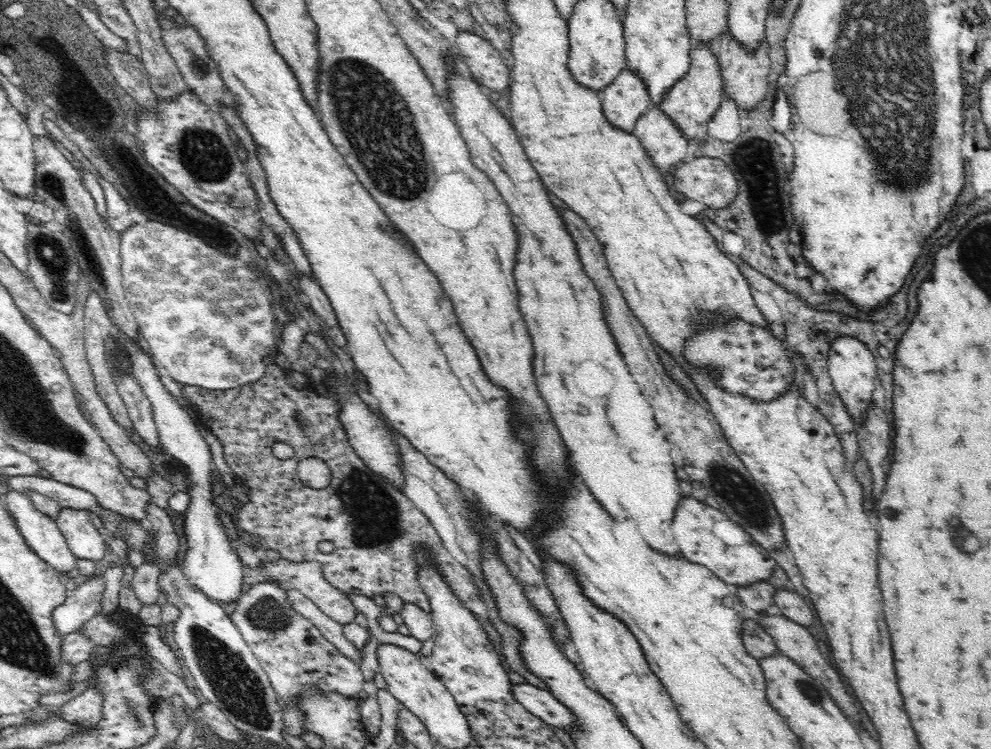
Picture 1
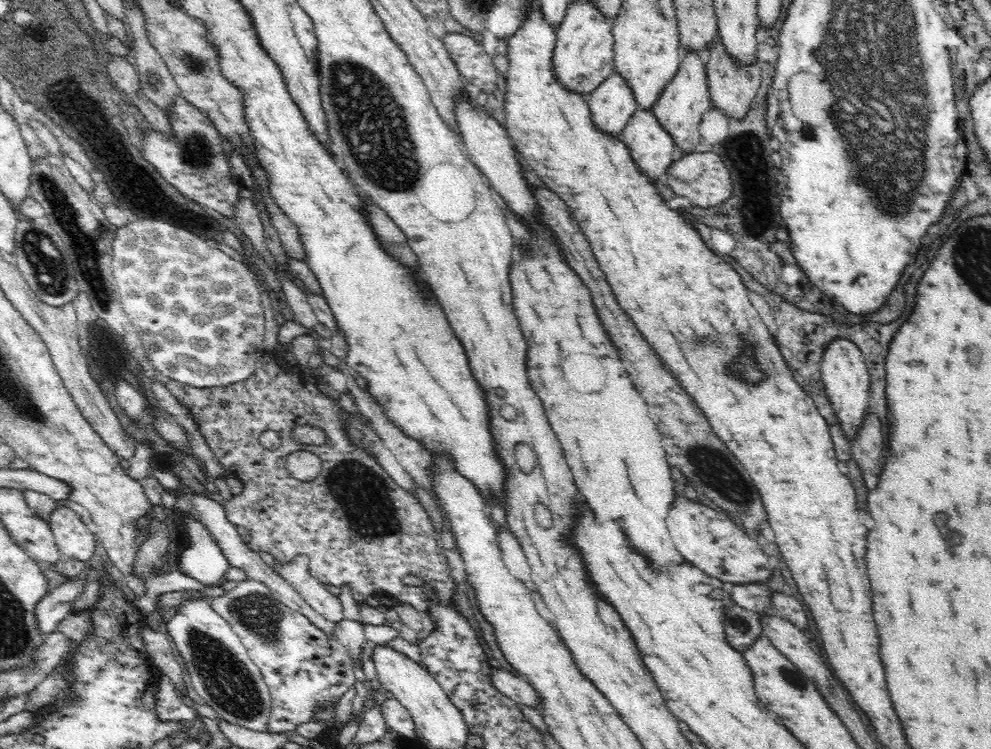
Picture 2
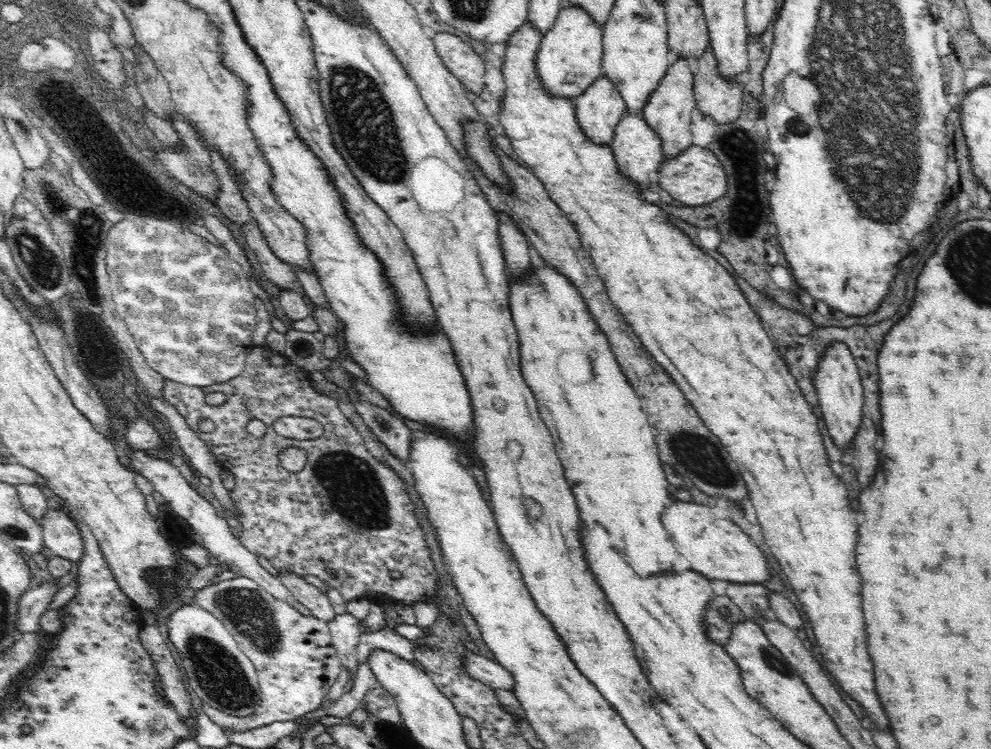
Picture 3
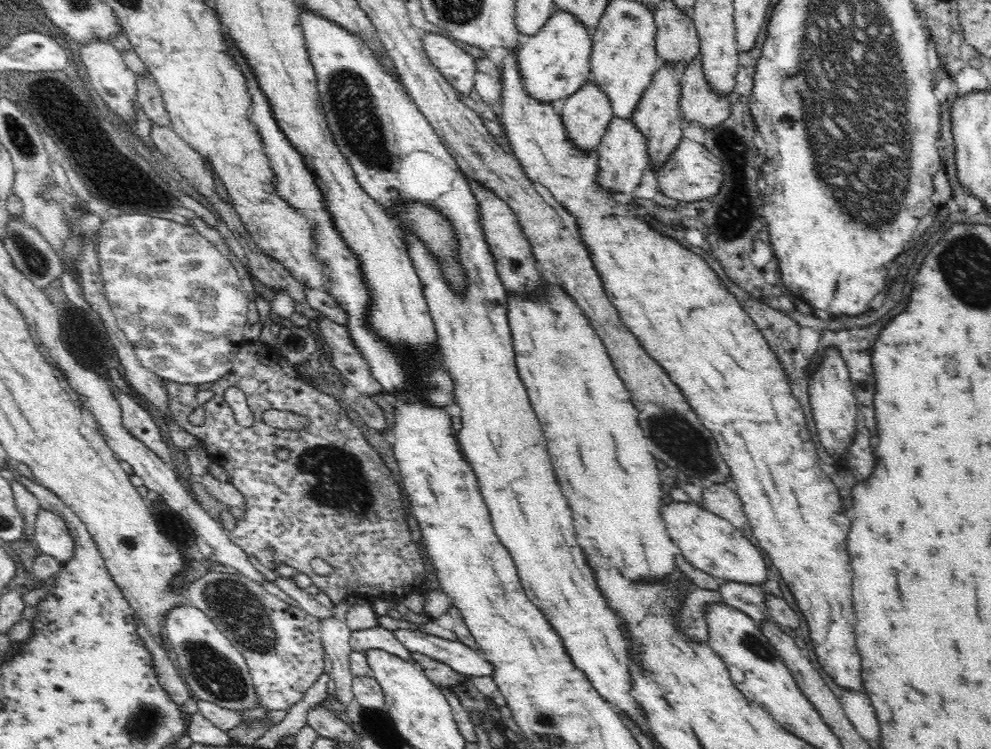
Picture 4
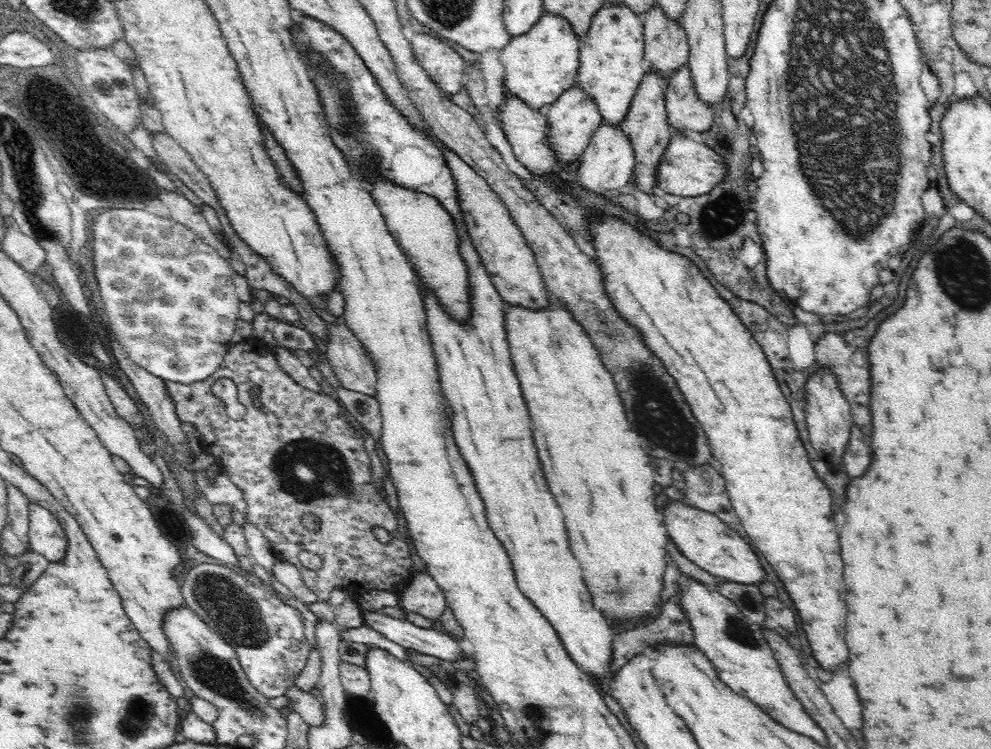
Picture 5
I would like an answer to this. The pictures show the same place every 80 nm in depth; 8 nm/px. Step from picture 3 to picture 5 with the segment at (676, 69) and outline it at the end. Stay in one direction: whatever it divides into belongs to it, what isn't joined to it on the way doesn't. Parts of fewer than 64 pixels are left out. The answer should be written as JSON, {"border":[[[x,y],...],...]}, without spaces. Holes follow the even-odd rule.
{"border":[[[650,72],[642,79],[631,105],[627,110],[625,119],[620,123],[621,130],[631,138],[633,150],[635,150],[635,174],[632,174],[632,183],[636,182],[643,192],[652,194],[652,188],[657,186],[656,173],[658,164],[666,152],[669,142],[674,140],[676,132],[668,120],[665,110],[665,92],[670,76]]]}

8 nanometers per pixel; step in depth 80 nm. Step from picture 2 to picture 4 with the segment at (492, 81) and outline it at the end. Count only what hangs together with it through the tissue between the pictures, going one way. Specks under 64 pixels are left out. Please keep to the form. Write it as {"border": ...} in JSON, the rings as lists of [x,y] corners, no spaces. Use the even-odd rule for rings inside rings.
{"border":[[[426,33],[422,44],[429,62],[445,76],[445,80],[458,92],[470,94],[475,88],[474,77],[478,72],[476,58],[454,42],[452,38],[439,33]]]}

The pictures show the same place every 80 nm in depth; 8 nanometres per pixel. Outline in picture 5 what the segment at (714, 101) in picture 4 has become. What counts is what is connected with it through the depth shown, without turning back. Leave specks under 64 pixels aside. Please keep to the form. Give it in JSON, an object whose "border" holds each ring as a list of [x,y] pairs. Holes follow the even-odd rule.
{"border":[[[689,63],[669,75],[665,92],[665,110],[676,134],[686,128],[704,132],[716,124],[714,104],[704,102],[696,92]]]}

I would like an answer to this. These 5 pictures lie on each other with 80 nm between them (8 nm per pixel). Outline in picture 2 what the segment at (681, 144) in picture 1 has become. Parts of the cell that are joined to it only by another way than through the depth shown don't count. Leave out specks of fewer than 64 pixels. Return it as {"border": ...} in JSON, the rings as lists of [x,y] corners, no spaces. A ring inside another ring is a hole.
{"border":[[[651,109],[637,110],[619,136],[633,152],[633,159],[648,178],[663,177],[676,160],[677,145]]]}

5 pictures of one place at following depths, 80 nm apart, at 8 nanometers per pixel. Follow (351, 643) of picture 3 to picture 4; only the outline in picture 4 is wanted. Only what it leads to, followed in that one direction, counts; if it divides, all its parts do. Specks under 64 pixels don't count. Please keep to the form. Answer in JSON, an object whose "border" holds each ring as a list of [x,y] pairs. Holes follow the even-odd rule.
{"border":[[[339,602],[332,611],[332,618],[321,622],[322,642],[330,666],[329,684],[337,686],[334,691],[342,704],[350,704],[353,700],[352,675],[350,673],[349,655],[353,648],[350,646],[352,630],[347,623],[346,616],[350,608],[346,602]]]}

